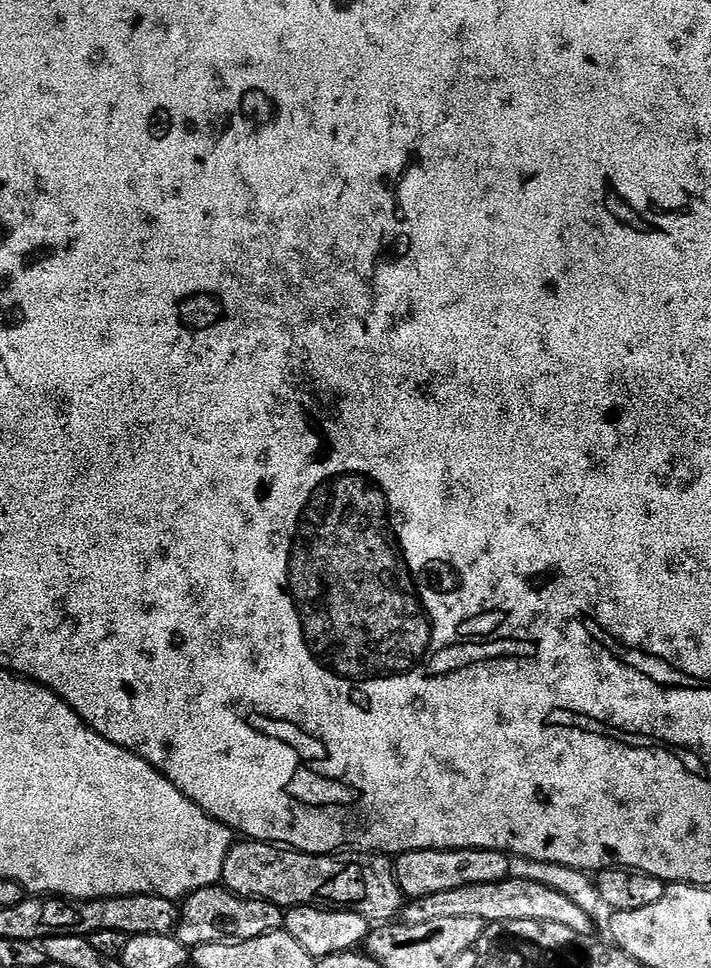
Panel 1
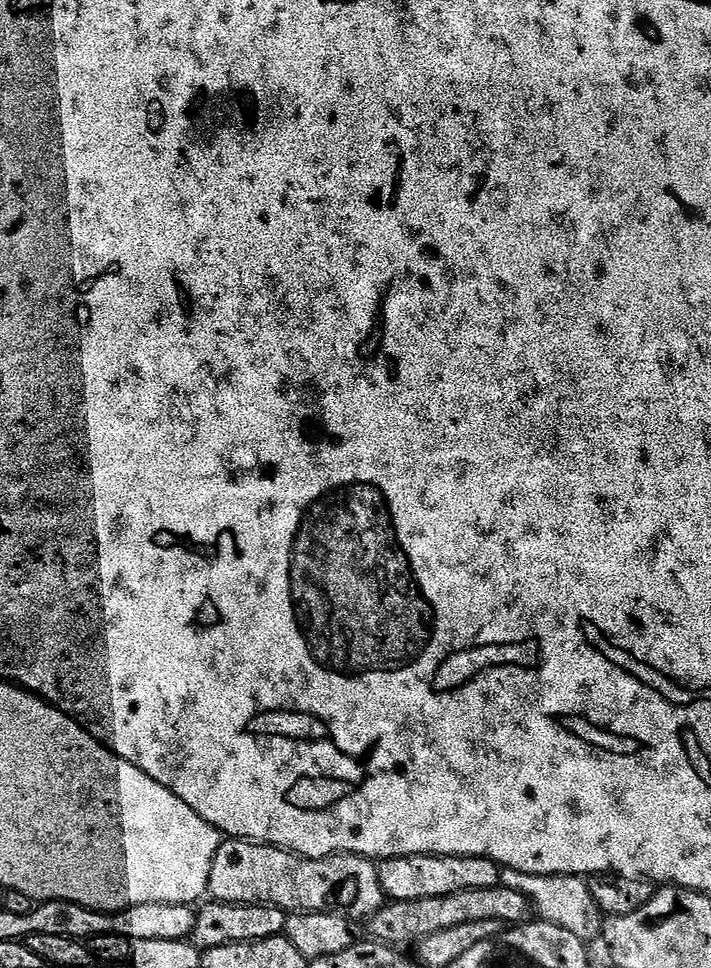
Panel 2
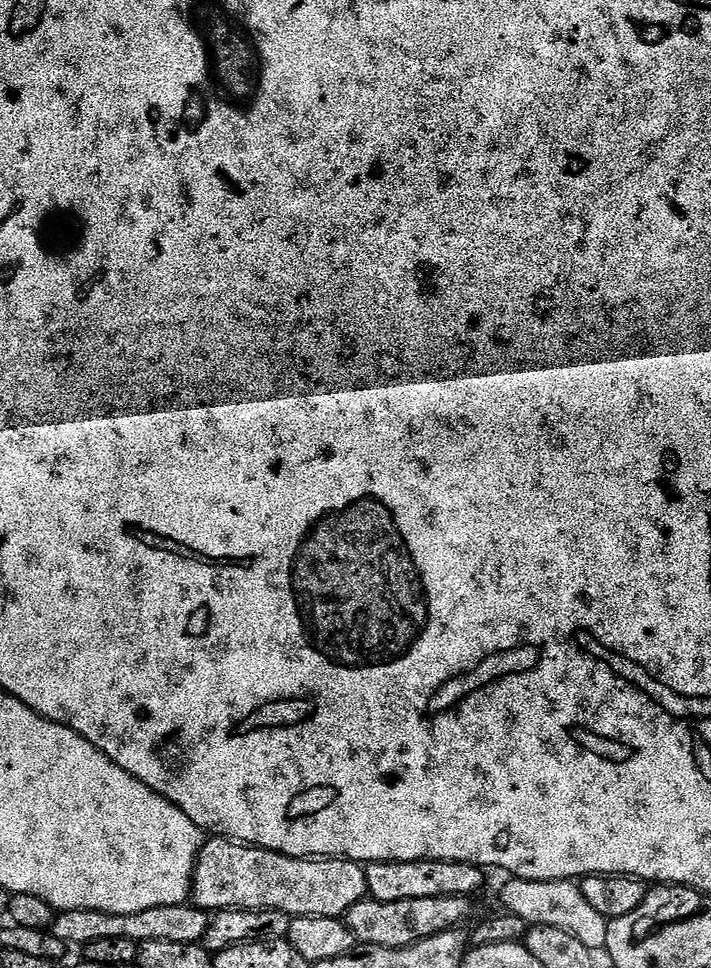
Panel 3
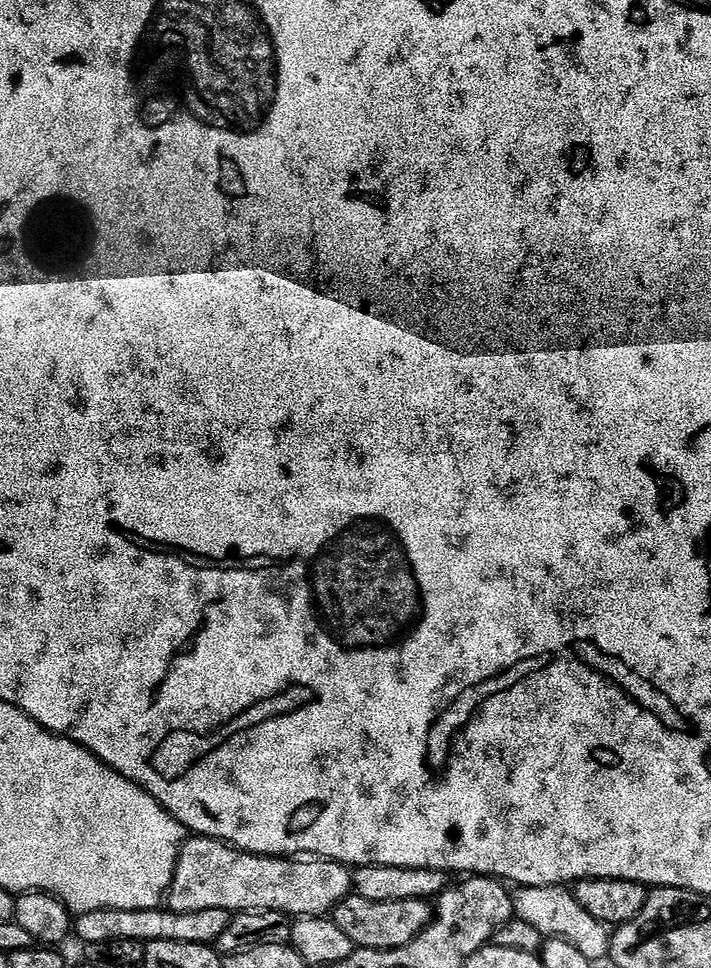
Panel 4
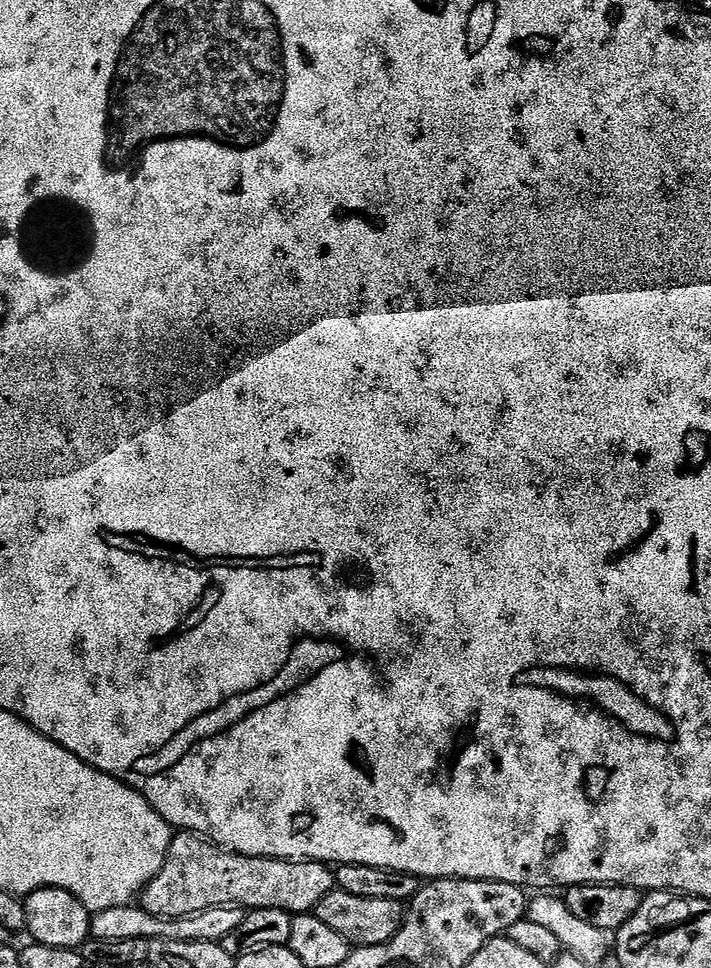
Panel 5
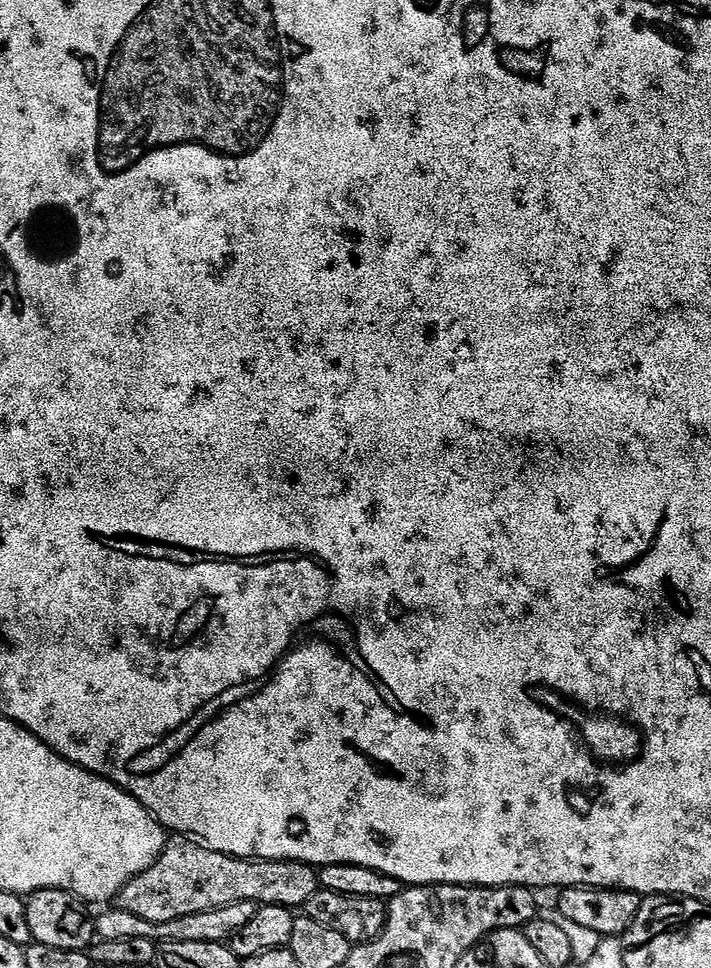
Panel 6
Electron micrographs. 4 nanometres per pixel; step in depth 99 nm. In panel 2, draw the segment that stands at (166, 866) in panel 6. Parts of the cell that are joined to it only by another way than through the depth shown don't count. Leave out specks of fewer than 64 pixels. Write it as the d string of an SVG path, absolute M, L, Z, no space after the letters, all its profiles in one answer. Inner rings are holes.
M235 838L225 839L221 843L218 854L214 854L214 866L210 866L208 890L212 900L220 900L224 904L263 904L273 908L283 908L285 913L288 914L294 912L335 912L341 916L347 916L353 922L370 918L377 910L383 908L386 903L386 897L382 890L382 882L380 881L380 869L377 861L369 857L341 854L339 856L324 856L321 860L311 860L309 856L297 856L294 852L285 852L284 849L273 848L270 844L257 844L251 840L238 840Z

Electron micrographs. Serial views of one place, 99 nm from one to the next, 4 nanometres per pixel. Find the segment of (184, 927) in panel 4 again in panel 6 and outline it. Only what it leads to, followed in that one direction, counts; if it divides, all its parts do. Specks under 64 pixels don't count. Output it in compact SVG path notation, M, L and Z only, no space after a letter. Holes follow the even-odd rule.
M238 902L230 906L215 908L209 912L190 914L186 918L178 918L174 922L158 922L155 924L154 922L146 922L142 918L130 914L122 906L112 907L104 910L109 910L109 912L104 912L101 916L97 915L95 917L97 937L102 940L109 940L110 942L118 942L122 938L150 938L157 942L181 940L182 942L214 942L215 944L219 944L221 942L227 942L233 934L238 930L242 930L242 926L246 926L246 922L250 922L250 918L254 918L257 910L257 905L255 904Z

